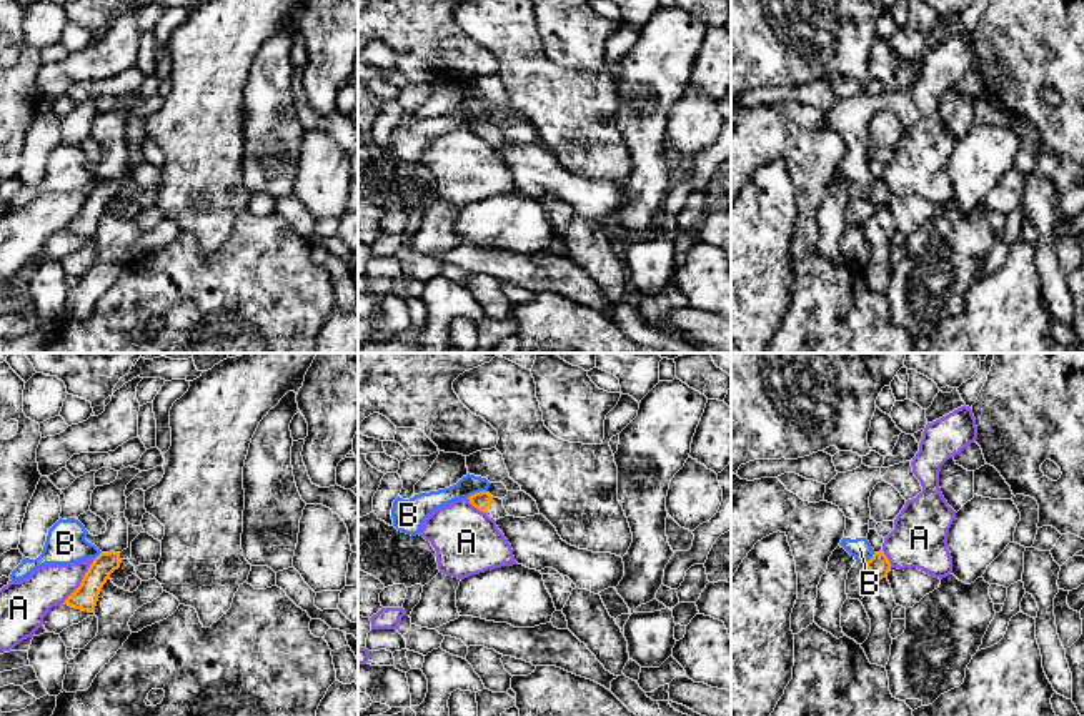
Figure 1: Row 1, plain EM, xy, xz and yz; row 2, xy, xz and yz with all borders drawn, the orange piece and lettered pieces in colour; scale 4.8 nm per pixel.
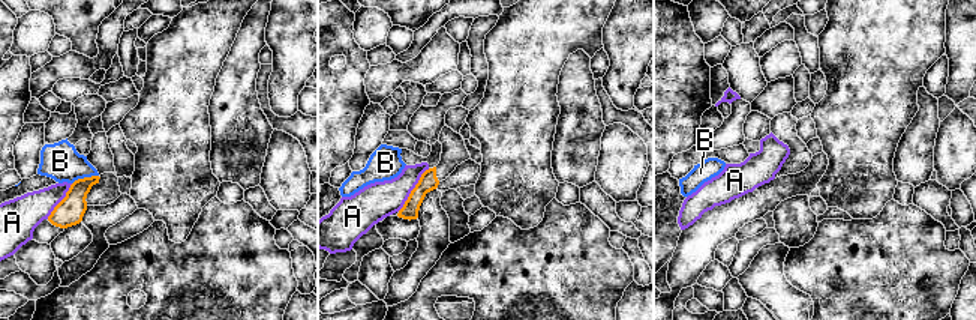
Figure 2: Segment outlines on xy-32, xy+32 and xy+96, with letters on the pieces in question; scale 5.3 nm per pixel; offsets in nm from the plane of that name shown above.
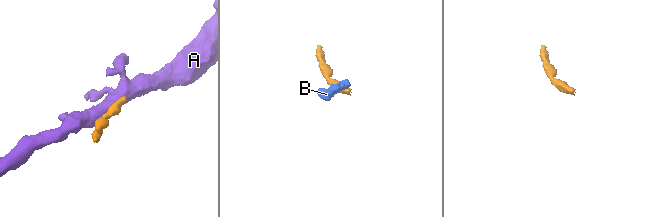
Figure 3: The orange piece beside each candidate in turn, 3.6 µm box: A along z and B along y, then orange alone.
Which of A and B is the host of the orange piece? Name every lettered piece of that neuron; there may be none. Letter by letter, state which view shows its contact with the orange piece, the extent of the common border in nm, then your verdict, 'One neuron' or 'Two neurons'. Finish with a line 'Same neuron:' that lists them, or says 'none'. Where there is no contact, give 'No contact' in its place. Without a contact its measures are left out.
A: Touches orange in xy. Shared border 260 nm. Two neurons
B: Touches orange in xz. Shared border 110 nm. Two neurons
Same neuron: none

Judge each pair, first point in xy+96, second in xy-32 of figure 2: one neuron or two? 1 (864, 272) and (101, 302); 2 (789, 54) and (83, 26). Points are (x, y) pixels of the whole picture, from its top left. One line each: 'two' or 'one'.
1: one
2: two

